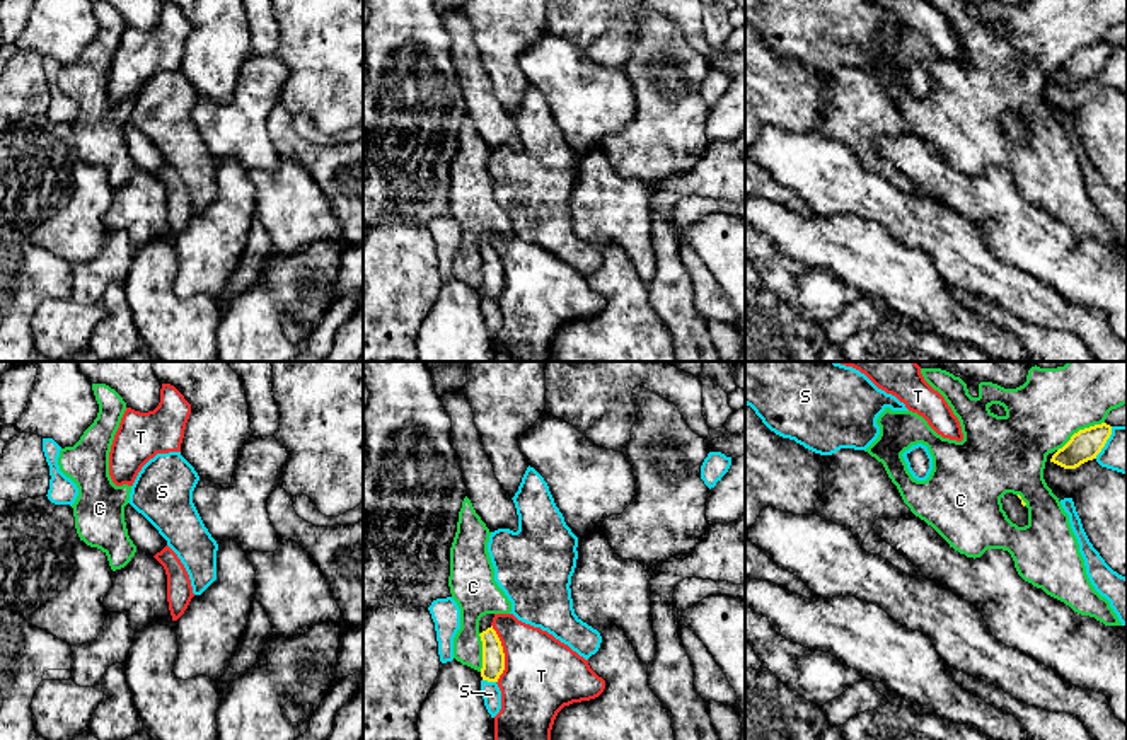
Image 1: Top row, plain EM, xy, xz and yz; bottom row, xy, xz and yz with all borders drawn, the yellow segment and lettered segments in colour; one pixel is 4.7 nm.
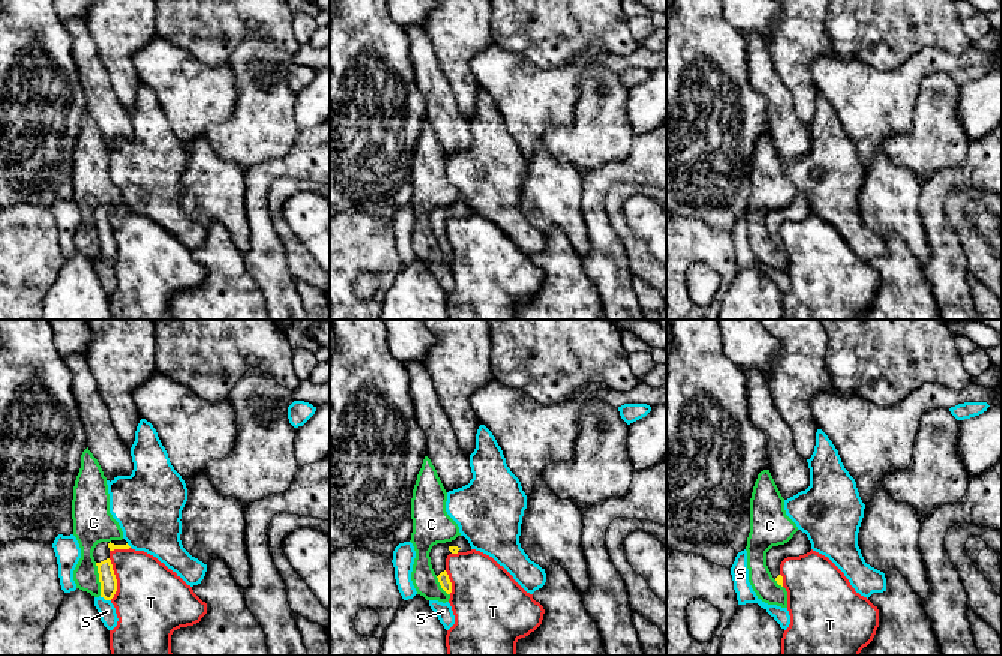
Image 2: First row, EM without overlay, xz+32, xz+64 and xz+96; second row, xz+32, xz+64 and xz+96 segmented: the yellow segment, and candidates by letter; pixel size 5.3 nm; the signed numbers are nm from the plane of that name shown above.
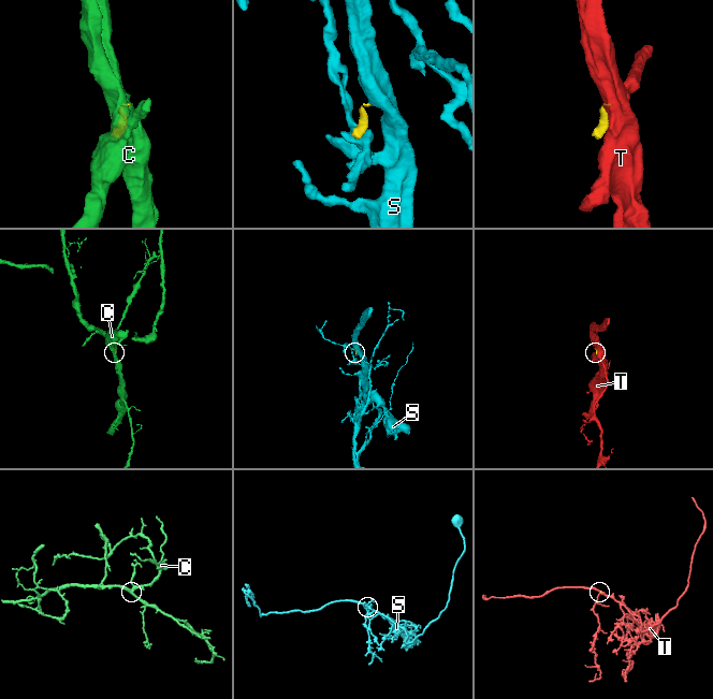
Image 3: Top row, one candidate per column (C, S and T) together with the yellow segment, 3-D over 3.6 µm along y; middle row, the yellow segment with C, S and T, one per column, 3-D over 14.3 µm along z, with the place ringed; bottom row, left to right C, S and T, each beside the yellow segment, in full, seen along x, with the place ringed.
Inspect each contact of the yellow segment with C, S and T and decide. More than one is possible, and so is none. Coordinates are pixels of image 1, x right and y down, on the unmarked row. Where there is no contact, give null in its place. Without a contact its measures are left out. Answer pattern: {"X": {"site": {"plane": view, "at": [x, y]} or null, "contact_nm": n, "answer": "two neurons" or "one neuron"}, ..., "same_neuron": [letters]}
{"C": {"site": {"plane": "yz", "at": [1080, 48]}, "contact_nm": 260, "answer": "two neurons"}, "S": {"site": {"plane": "xz", "at": [490, 299]}, "contact_nm": 70, "answer": "two neurons"}, "T": {"site": {"plane": "xz", "at": [503, 271]}, "contact_nm": 280, "answer": "two neurons"}, "same_neuron": []}

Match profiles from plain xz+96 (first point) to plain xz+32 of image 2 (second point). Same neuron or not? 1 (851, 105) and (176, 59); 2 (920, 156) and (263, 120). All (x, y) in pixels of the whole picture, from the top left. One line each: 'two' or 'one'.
1: one
2: one

